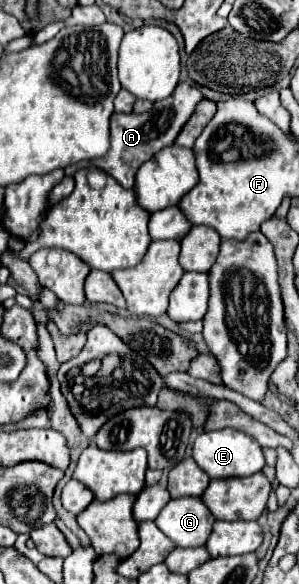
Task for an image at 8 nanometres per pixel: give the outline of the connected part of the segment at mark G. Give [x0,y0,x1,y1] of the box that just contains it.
[155,498,215,548]

